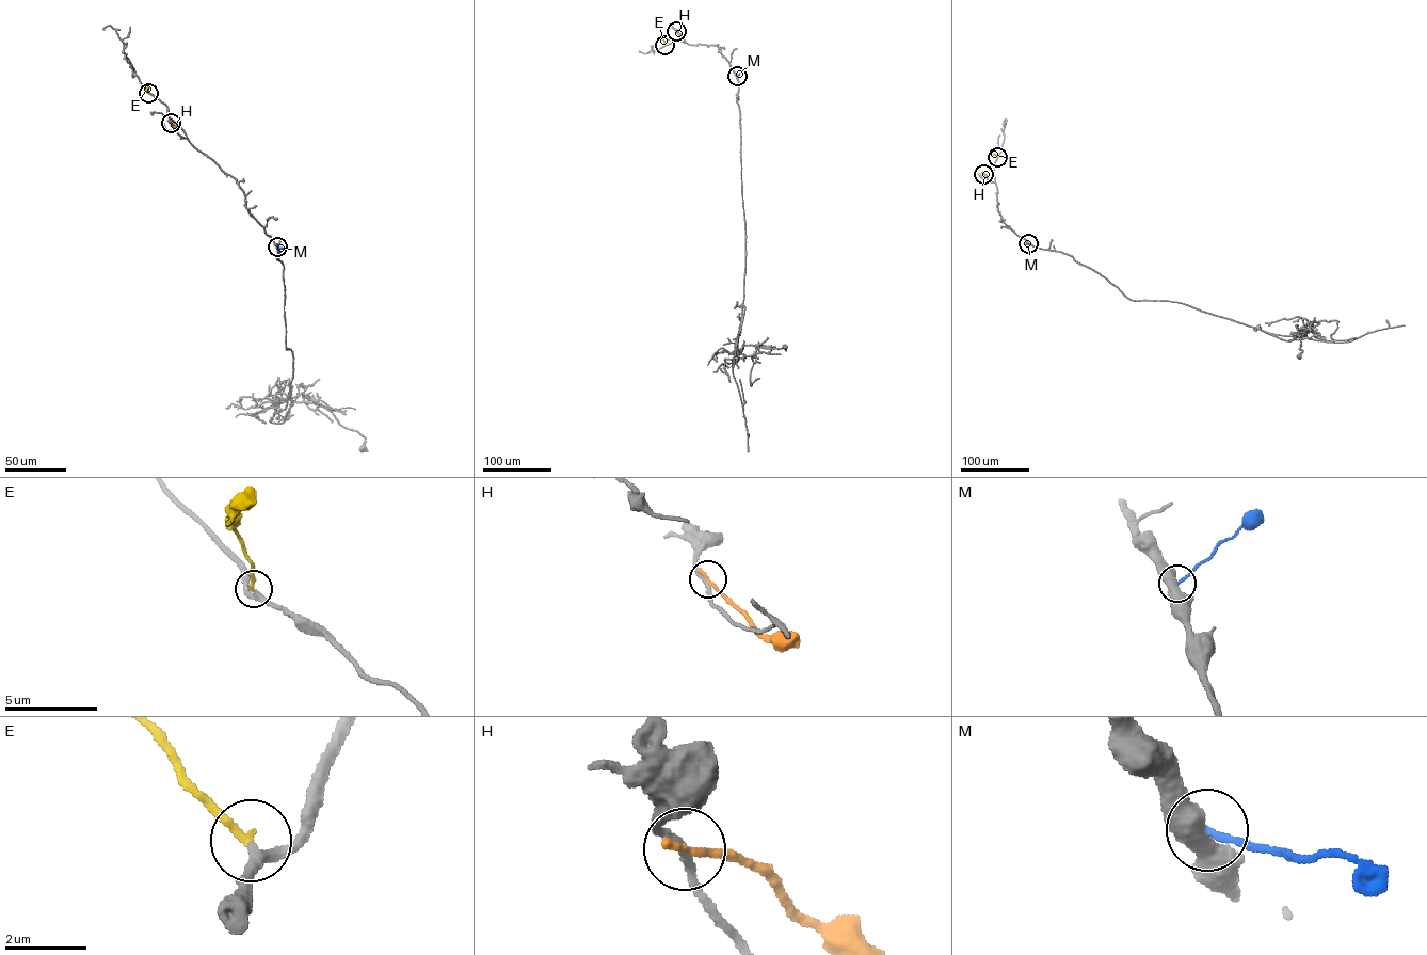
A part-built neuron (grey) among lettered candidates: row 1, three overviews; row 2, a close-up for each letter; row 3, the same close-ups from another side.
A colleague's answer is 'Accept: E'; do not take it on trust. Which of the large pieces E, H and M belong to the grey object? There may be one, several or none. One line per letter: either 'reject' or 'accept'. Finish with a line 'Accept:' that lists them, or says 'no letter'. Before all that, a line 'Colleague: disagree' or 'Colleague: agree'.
Colleague: agree
E: accept
H: reject
M: reject
Accept: E

